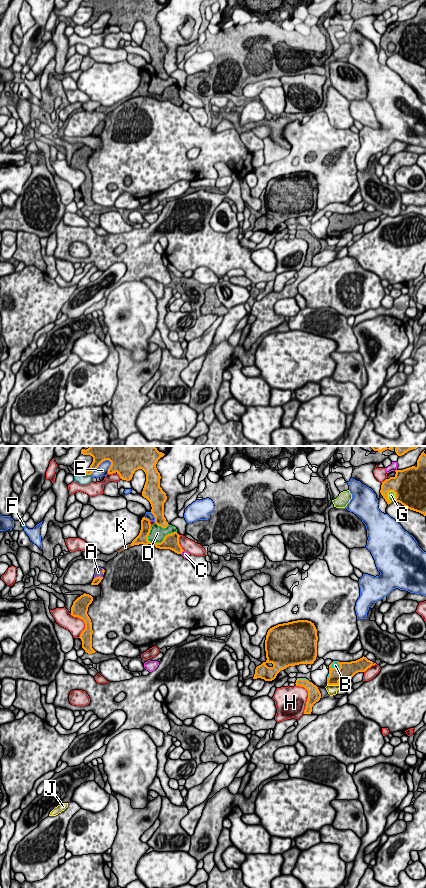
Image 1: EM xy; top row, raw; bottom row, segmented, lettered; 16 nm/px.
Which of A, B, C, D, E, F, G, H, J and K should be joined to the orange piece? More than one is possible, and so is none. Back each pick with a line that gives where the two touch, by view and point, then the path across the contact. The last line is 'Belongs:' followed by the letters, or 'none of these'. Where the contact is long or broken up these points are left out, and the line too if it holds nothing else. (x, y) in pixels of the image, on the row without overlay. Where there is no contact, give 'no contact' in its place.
A: xy (99, 128) | across xy (97, 132), (99, 128), (98, 124)
B: xy (336, 220)
K: xy (155, 96)
Belongs: A, B, K

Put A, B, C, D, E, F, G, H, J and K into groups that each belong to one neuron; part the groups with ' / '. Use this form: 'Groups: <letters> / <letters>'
Groups: A B K / C / D G / E / F / H / J

